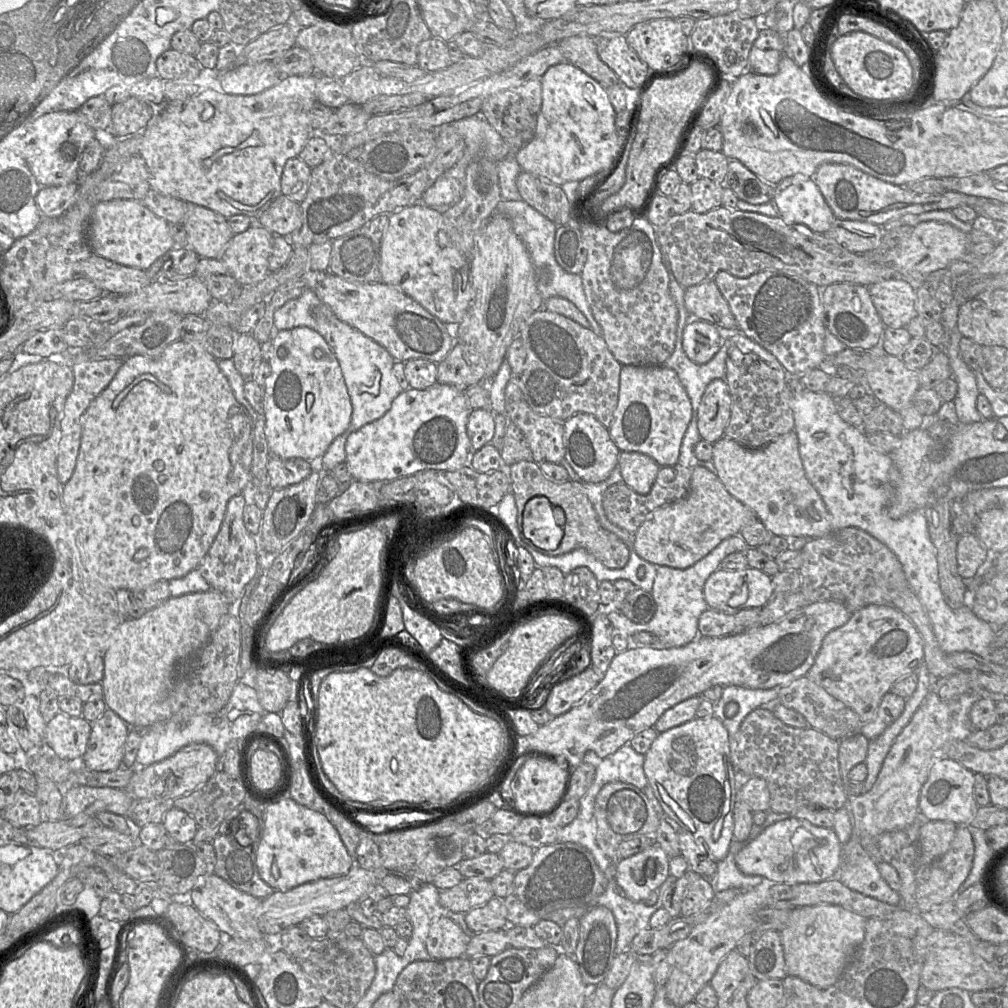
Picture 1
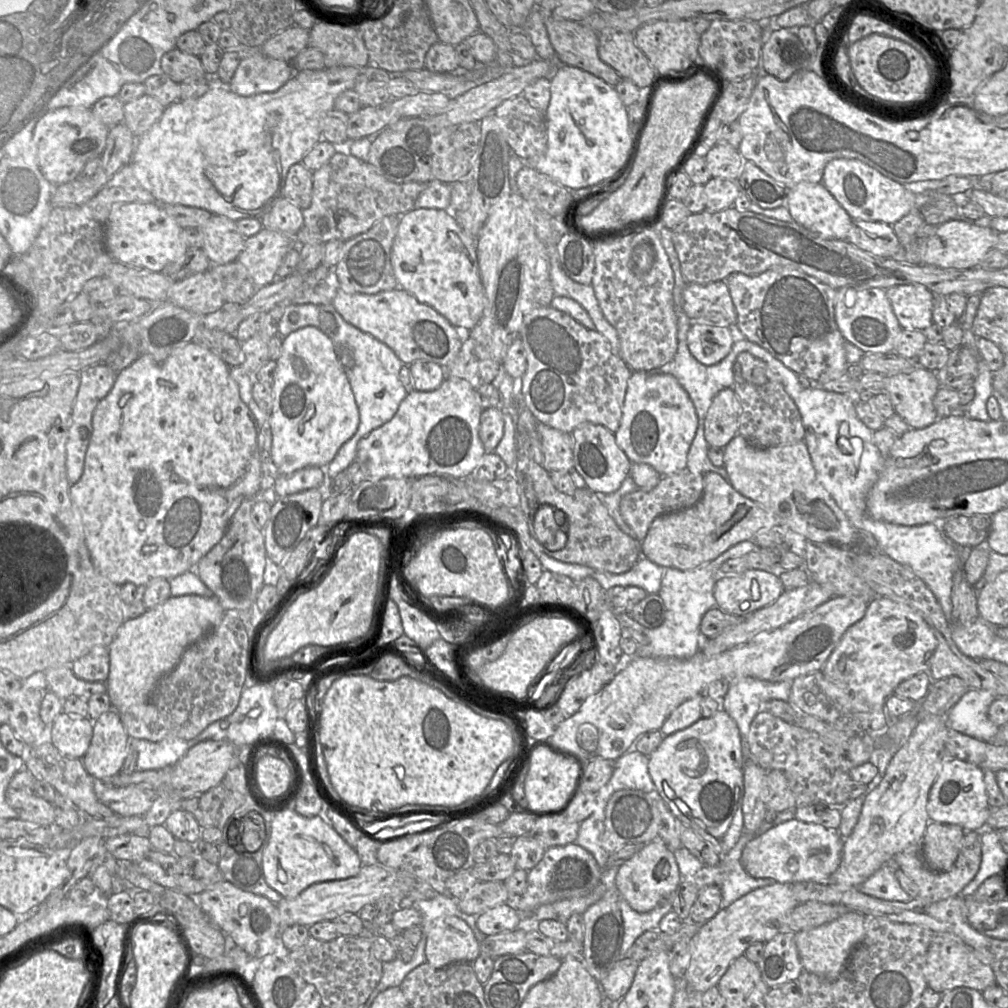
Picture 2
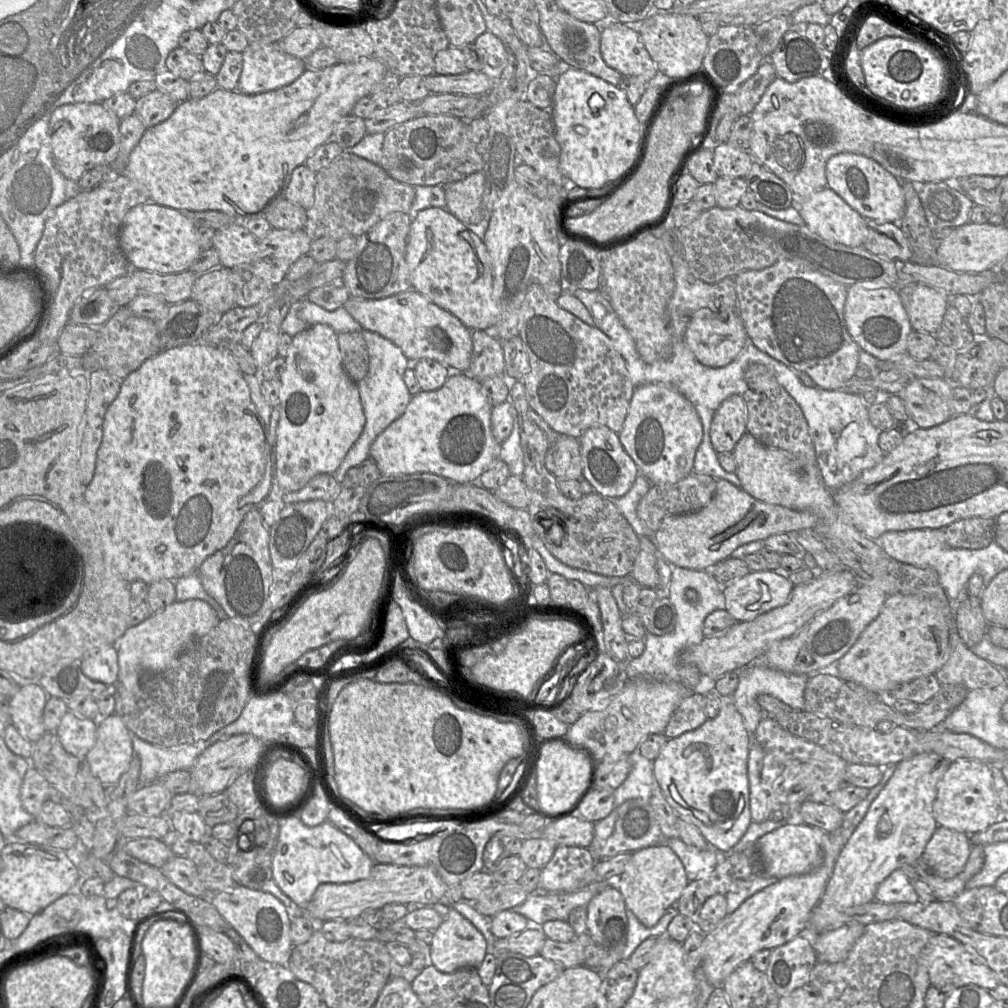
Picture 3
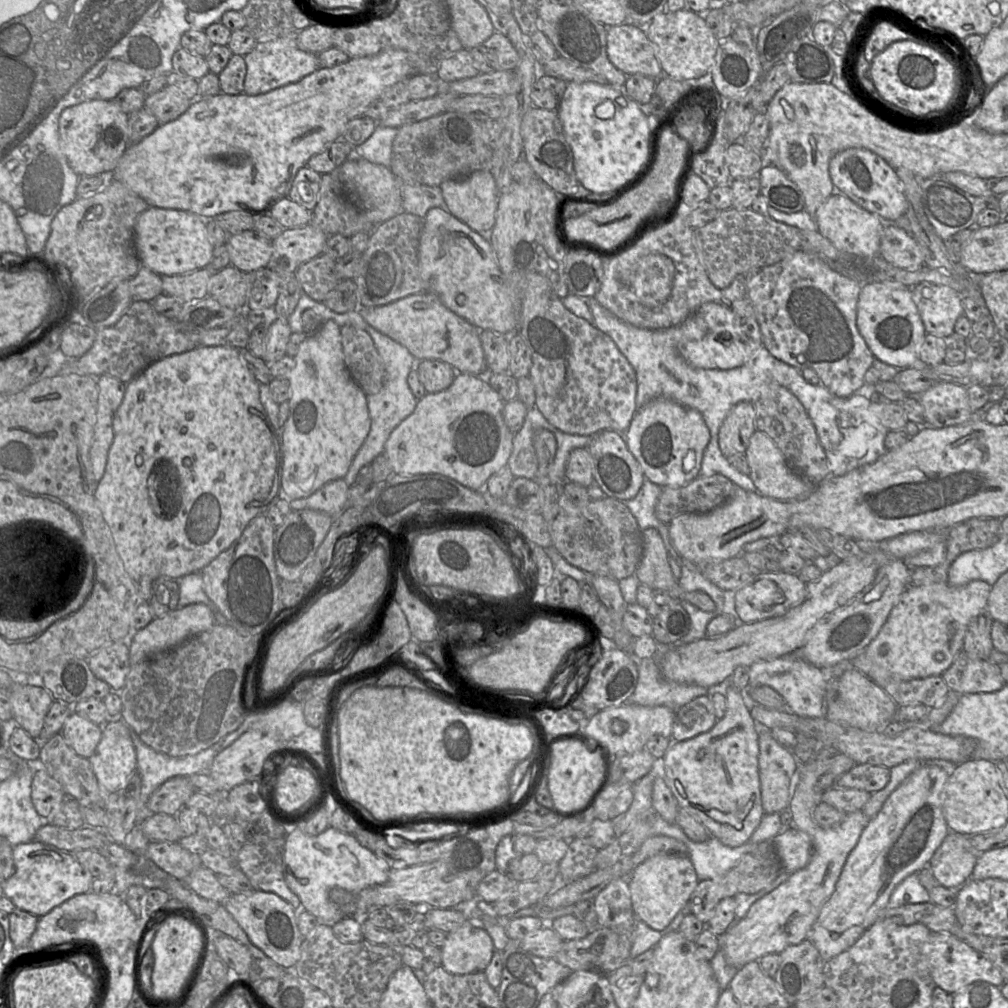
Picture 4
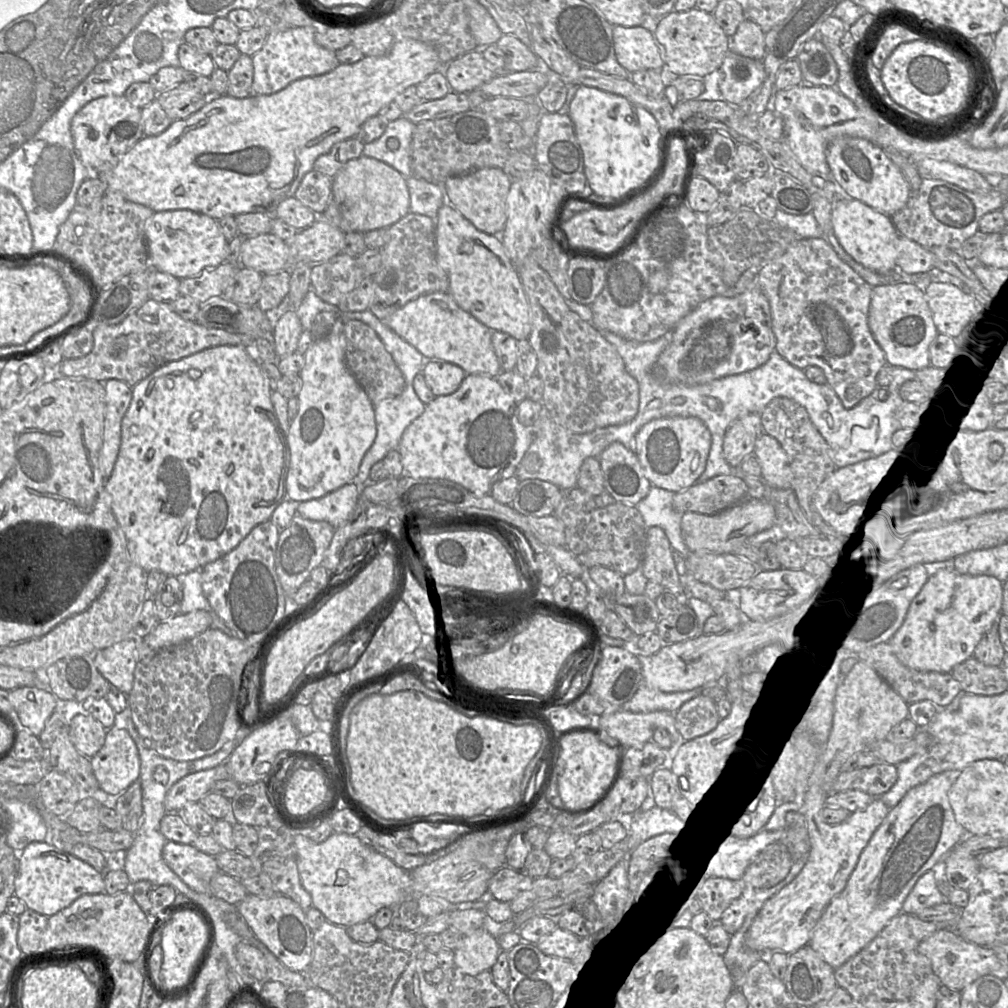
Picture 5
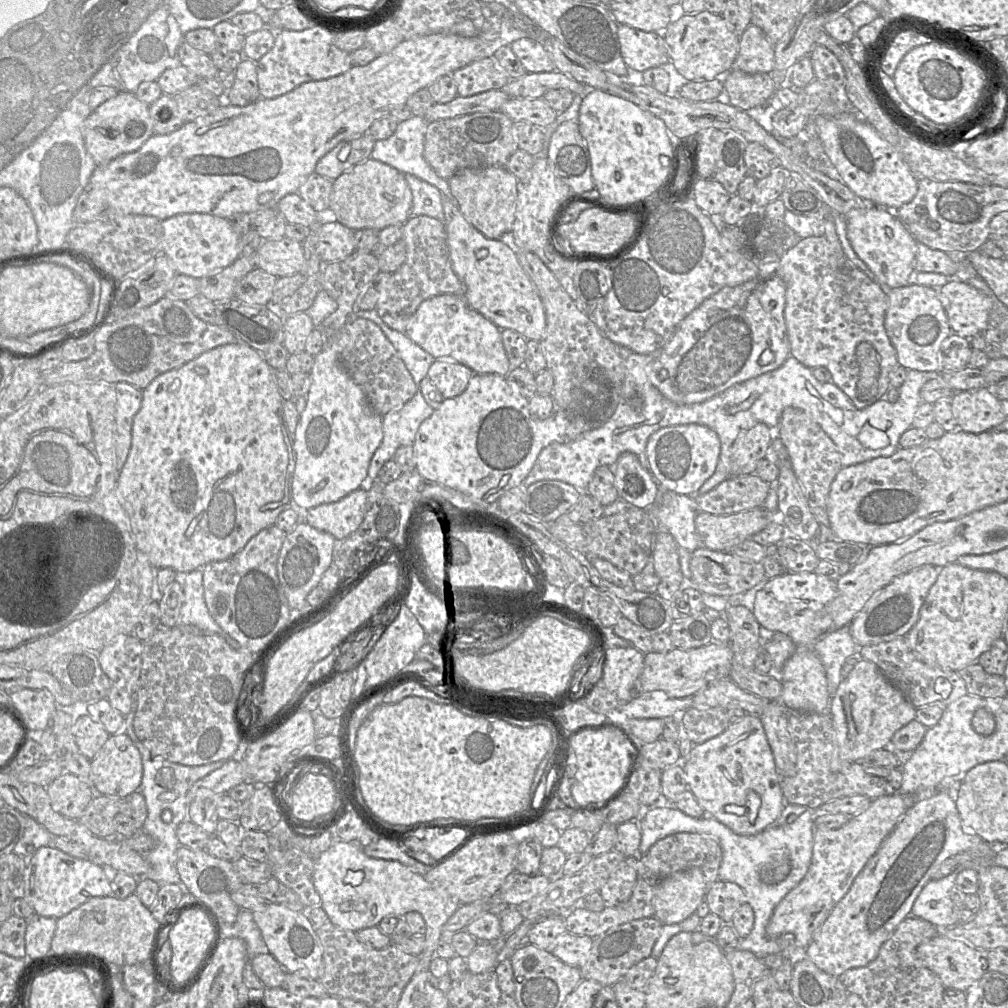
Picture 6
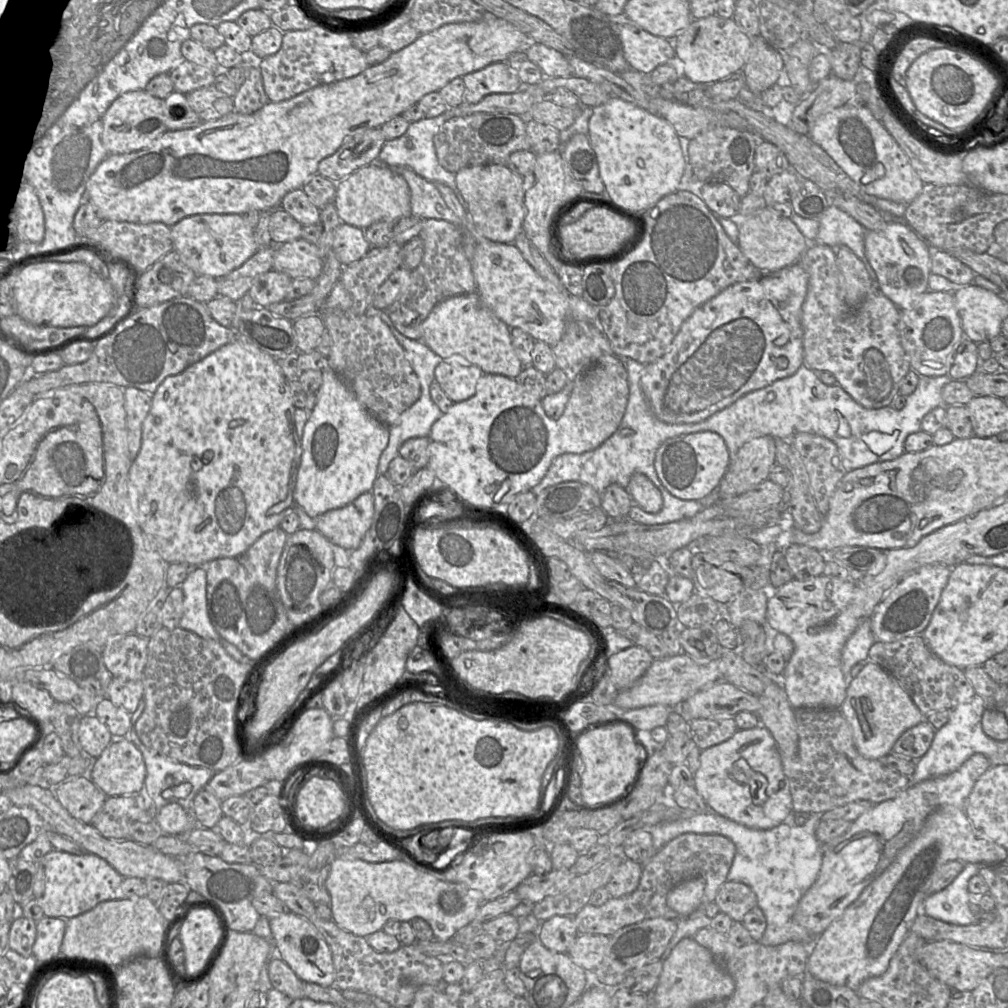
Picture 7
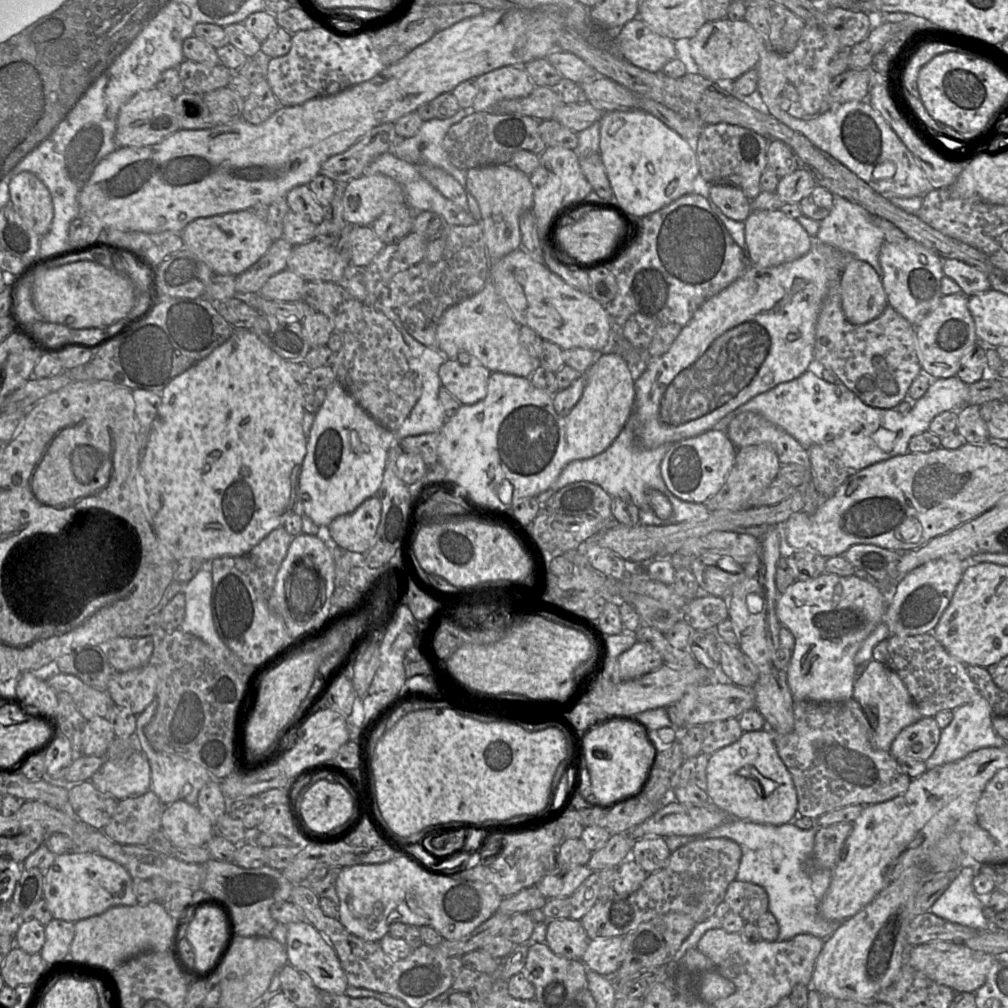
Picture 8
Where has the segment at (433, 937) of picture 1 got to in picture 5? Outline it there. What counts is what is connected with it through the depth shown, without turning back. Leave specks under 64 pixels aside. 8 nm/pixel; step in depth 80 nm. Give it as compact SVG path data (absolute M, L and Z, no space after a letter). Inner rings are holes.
M478 929L472 934L463 935L454 951L455 968L472 976L490 971L500 951L498 940L485 929Z

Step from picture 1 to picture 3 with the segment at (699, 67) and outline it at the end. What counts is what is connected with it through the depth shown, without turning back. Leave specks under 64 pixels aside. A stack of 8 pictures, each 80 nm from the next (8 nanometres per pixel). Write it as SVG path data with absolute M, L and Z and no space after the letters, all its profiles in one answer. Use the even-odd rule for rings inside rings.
M704 78L690 85L673 87L666 96L661 114L652 128L643 159L632 179L593 212L569 219L568 227L605 241L632 230L644 221L657 218L667 198L668 178L700 135L714 95L715 88Z

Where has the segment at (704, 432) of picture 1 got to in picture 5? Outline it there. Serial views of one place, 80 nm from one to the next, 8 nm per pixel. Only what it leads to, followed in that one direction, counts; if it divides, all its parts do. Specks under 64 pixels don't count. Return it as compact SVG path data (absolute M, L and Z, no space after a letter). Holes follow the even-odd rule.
M750 413L736 419L727 429L723 440L723 455L733 467L752 455L756 440L764 433L760 414Z

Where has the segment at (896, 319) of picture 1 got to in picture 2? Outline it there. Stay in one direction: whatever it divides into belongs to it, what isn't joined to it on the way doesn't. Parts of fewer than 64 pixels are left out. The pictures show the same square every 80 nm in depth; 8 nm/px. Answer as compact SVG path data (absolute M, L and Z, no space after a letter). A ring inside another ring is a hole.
M924 285L892 286L886 289L886 295L903 330L924 331L933 324L934 294Z

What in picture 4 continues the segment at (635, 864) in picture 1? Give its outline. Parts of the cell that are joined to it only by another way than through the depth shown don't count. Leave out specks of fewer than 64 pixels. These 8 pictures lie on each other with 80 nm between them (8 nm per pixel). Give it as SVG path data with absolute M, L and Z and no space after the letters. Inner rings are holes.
M658 854L639 864L627 877L635 916L650 928L665 929L676 915L686 910L699 880L686 855Z

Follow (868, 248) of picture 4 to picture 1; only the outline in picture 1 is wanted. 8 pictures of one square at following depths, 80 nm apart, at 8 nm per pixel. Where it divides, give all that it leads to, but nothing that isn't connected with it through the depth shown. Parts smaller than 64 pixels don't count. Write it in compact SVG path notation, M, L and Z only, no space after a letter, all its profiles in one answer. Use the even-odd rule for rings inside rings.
M804 175L777 184L773 203L784 222L804 225L815 233L826 233L837 220L813 178Z

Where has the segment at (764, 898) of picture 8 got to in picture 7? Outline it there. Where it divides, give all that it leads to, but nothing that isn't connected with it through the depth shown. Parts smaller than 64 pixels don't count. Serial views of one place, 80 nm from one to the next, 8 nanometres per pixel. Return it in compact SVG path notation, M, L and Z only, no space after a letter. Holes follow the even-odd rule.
M726 881L719 888L714 903L721 913L727 914L734 922L742 922L745 914L758 907L754 891L740 882Z

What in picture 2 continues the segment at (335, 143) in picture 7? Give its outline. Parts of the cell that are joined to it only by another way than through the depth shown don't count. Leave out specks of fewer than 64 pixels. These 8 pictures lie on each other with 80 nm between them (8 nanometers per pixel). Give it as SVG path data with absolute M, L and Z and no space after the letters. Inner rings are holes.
M335 67L319 71L295 72L290 80L277 91L252 96L241 96L231 92L227 87L223 87L210 88L204 95L195 99L178 100L168 105L162 116L151 128L136 138L131 159L134 175L139 183L152 194L155 203L200 208L212 214L225 216L233 221L249 217L258 218L276 198L282 196L282 189L289 168L296 163L301 163L304 156L322 139L320 129L322 118L328 111L334 109L334 102L339 94L354 88L362 69L357 67Z

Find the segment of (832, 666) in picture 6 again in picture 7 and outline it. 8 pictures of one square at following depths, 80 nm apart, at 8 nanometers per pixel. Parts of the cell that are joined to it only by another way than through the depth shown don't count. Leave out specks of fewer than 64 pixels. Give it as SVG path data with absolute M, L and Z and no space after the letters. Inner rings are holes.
M862 618L853 635L847 640L842 651L842 671L847 685L852 679L851 668L861 661L869 660L868 652L876 642L869 618Z

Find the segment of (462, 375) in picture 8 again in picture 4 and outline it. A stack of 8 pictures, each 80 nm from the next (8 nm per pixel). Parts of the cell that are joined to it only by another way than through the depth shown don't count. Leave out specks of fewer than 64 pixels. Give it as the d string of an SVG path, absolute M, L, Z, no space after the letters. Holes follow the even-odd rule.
M435 359L417 361L415 369L426 393L437 393L447 389L457 374L450 364Z

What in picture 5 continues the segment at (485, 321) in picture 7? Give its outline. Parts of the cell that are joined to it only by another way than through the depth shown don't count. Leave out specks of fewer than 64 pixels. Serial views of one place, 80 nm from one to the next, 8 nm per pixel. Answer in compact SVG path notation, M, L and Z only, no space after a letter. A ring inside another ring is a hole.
M448 292L421 295L394 312L384 322L387 327L416 348L427 360L454 363L467 374L495 377L502 371L492 345L492 331L464 311Z

